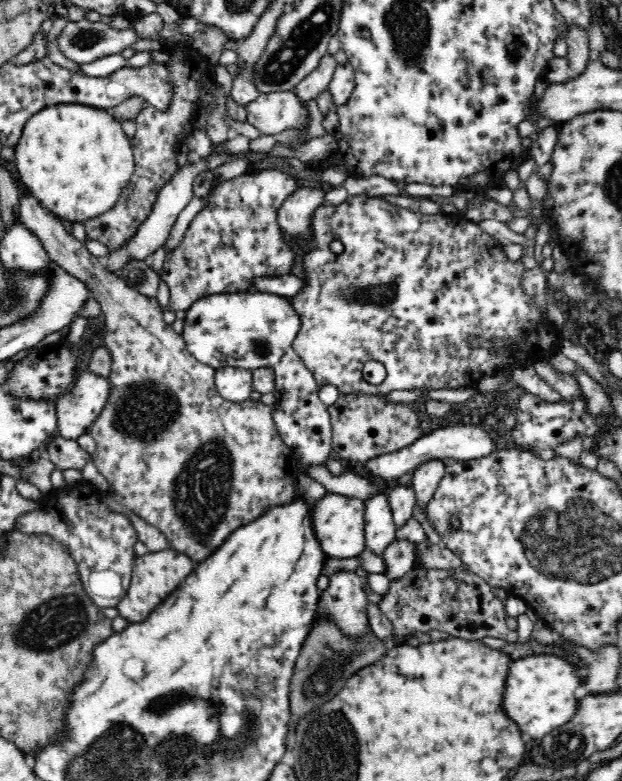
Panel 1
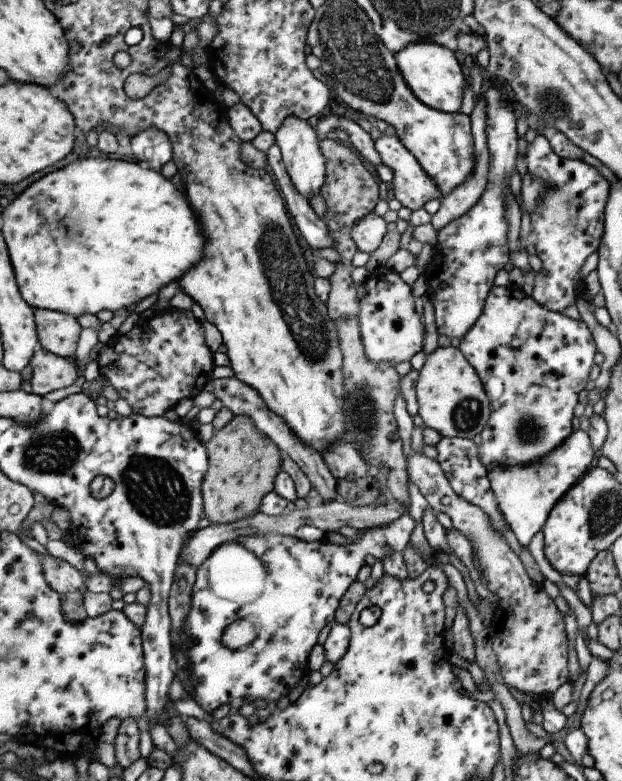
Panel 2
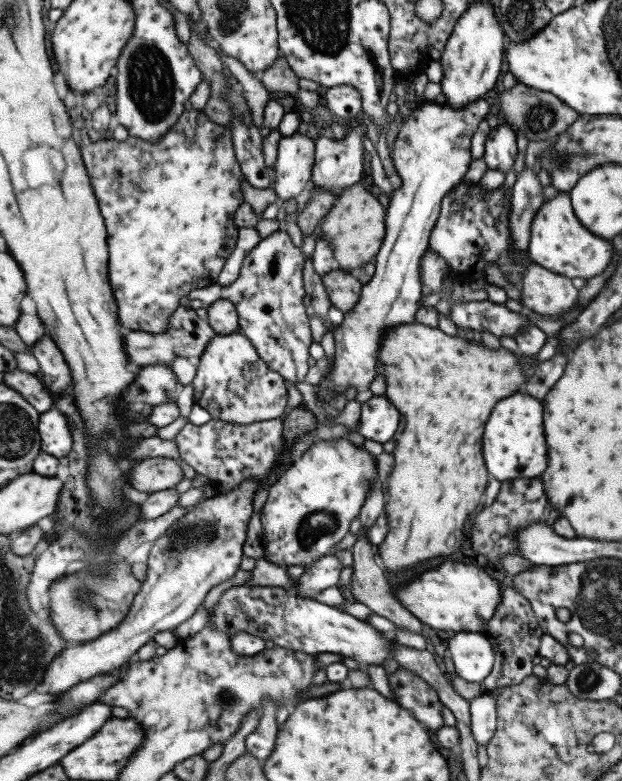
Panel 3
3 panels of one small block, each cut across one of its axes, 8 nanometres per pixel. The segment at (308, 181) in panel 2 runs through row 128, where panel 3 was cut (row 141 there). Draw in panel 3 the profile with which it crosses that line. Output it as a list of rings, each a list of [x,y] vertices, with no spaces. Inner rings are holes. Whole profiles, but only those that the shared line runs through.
[[[296,131],[292,136],[283,136],[278,141],[276,173],[272,188],[280,204],[294,200],[310,182],[315,165],[315,140]]]

